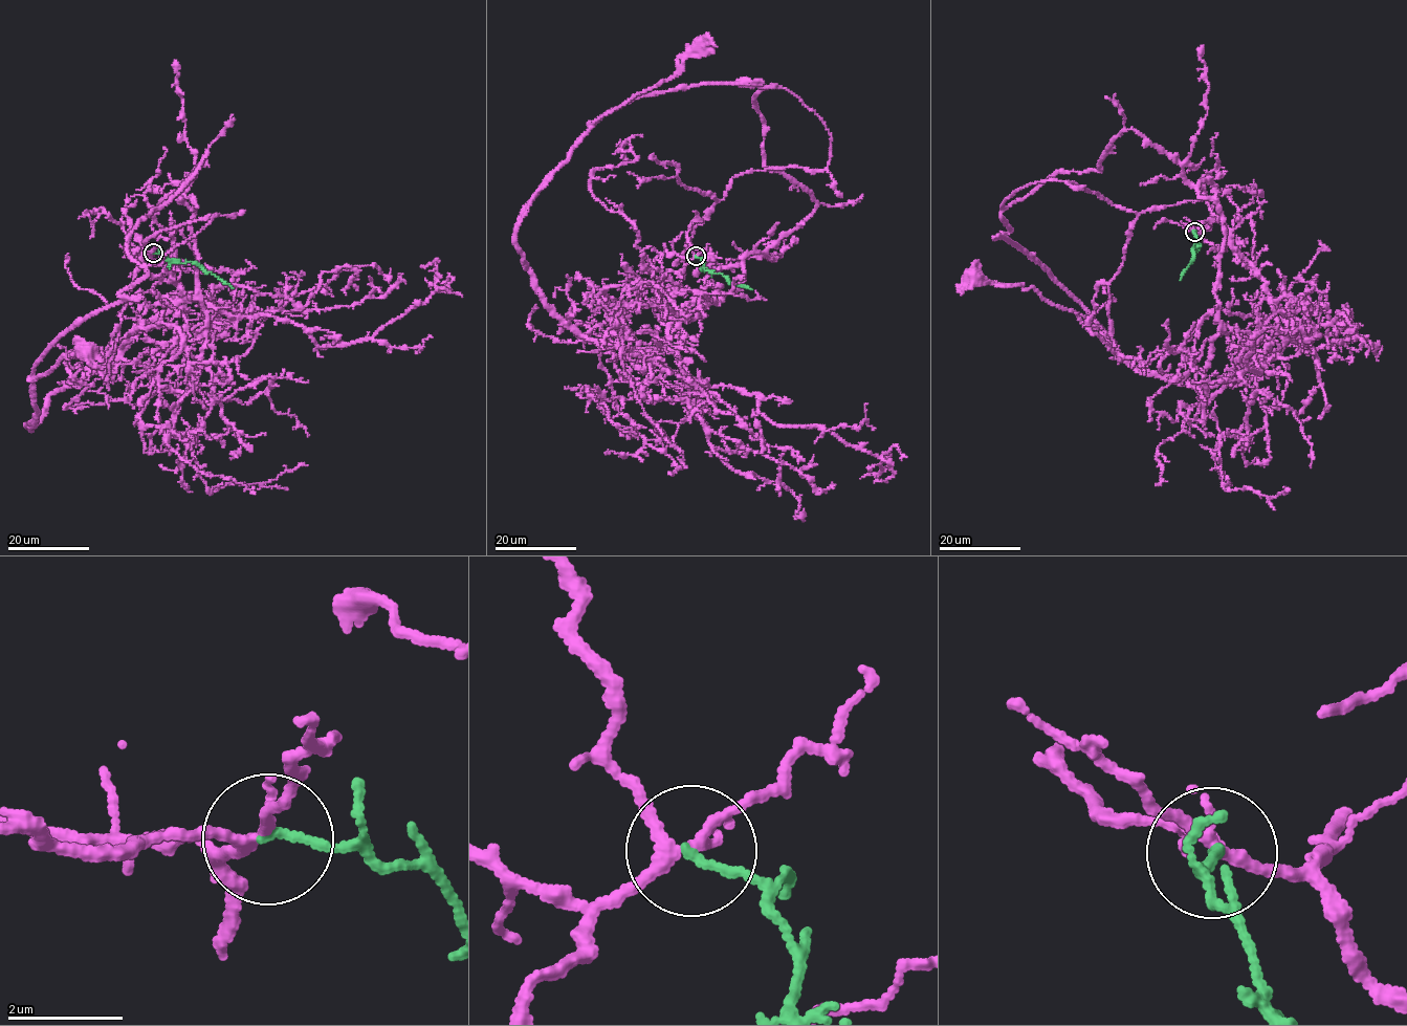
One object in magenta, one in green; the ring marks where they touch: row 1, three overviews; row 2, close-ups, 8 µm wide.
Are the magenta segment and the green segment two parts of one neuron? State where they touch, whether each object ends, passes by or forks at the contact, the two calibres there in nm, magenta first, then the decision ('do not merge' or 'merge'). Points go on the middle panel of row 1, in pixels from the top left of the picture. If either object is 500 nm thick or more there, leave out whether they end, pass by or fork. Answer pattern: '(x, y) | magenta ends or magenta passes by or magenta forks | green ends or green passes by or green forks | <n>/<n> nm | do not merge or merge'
(696, 256) | magenta forks | green ends | 170/140 nm | do not merge

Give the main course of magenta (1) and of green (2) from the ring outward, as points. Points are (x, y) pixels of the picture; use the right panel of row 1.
1: (1194, 232), (1250, 262), (1289, 325), (1265, 361), (1210, 385), (1142, 371), (1093, 314), (976, 281)
2: (1194, 232), (1199, 244), (1192, 248), (1192, 259), (1181, 279)

